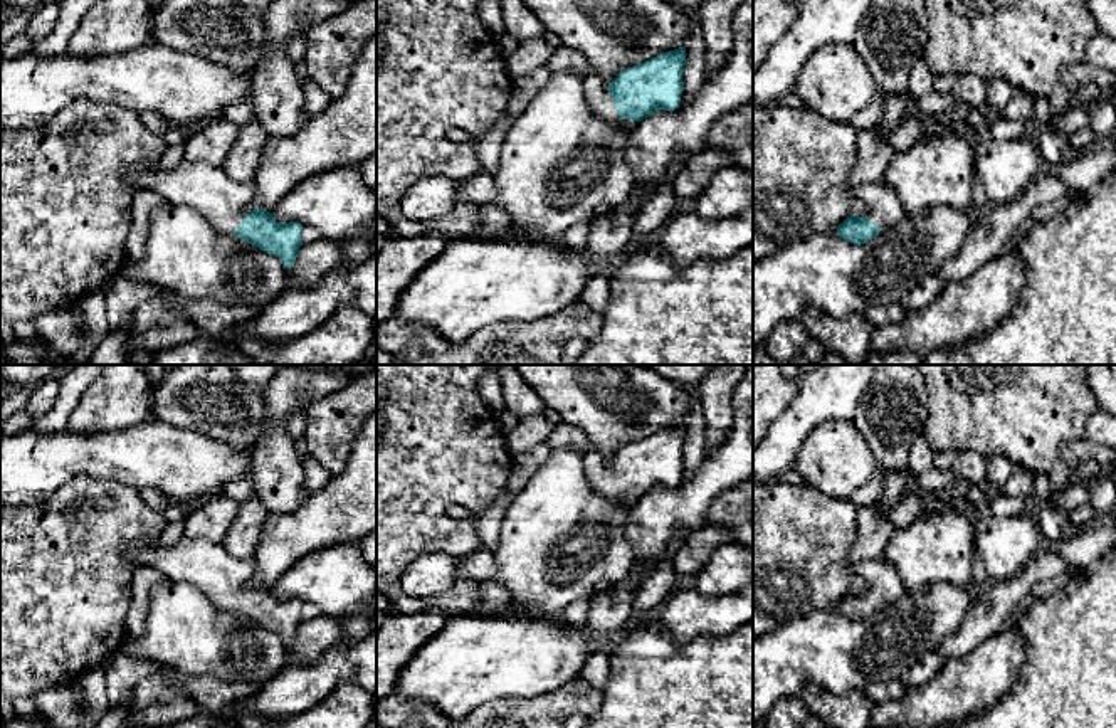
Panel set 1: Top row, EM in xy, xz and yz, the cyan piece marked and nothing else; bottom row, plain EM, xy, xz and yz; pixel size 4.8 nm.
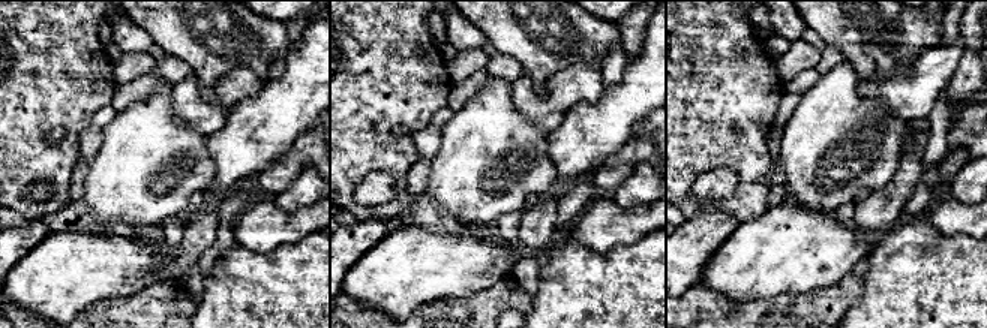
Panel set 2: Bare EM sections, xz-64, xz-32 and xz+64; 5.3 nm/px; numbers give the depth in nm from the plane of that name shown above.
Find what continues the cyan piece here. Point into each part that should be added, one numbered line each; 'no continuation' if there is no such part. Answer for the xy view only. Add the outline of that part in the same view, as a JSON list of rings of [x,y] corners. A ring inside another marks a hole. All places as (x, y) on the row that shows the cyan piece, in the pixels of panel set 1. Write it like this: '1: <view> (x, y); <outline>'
1: xy (224, 202); [[[158,163],[124,173],[138,192],[150,190],[173,205],[185,205],[202,214],[215,230],[232,235],[242,219],[254,210],[254,183],[235,182],[222,166],[182,163],[165,170]]]

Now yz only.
1: yz (883, 207); [[[882,180],[855,185],[854,197],[864,203],[864,217],[881,229],[891,227],[904,217],[899,197]]]

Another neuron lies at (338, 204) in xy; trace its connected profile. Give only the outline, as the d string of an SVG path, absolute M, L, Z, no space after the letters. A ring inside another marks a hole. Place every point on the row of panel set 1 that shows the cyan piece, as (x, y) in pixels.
M358 165L338 166L296 185L271 214L281 224L314 227L323 239L338 242L376 220L376 195L365 185Z

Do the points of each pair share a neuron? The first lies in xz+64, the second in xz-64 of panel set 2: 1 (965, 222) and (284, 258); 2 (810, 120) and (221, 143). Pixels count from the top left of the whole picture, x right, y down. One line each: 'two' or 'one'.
1: two
2: two

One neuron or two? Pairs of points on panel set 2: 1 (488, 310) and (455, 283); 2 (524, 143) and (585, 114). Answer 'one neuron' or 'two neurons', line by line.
1: two neurons
2: two neurons

